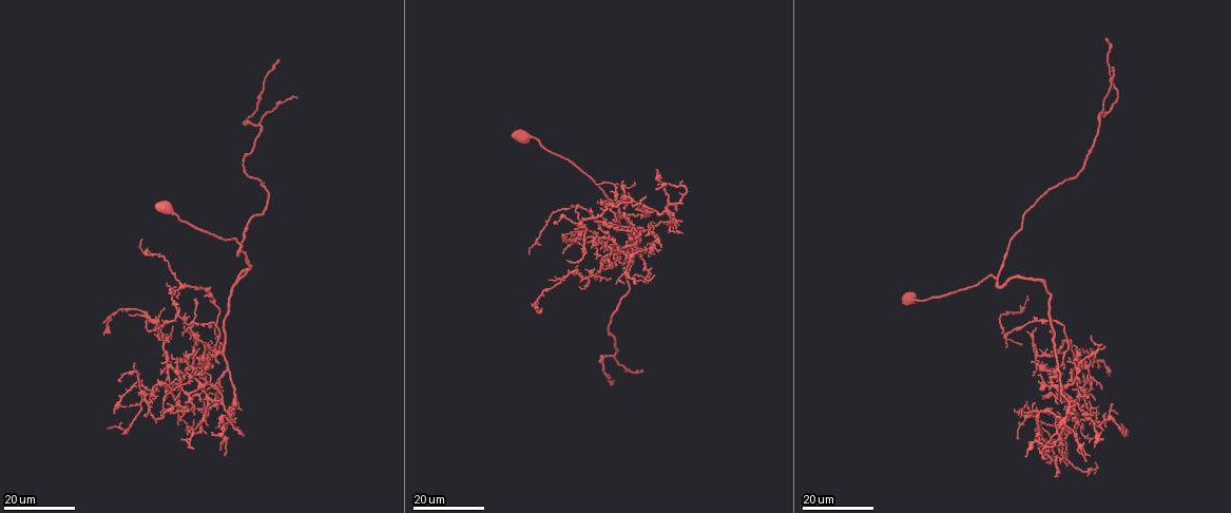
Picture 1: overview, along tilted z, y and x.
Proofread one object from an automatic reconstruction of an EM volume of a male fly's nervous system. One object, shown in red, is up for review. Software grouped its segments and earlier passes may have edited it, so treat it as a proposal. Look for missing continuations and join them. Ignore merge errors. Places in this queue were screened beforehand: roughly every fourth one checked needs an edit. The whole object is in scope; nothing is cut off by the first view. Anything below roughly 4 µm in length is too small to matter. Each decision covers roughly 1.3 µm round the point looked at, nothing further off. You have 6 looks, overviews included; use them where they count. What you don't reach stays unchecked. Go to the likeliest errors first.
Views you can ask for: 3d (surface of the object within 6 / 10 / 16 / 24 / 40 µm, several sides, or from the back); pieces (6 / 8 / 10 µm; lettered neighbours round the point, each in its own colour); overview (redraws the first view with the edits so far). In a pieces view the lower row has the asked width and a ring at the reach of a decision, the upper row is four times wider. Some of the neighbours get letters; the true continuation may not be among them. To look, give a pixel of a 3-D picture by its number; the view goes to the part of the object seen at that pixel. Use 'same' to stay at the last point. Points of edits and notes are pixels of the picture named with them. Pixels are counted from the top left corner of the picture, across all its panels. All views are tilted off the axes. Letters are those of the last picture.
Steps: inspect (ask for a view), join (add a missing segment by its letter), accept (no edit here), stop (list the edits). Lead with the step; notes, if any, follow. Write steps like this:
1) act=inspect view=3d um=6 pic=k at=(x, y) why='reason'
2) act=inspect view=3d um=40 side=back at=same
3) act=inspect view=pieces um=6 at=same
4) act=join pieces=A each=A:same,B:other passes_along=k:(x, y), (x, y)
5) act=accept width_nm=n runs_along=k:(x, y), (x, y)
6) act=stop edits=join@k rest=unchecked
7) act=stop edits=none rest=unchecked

act=inspect view=3d um=16 pic=1 at=(279, 60) why='branch stops here'

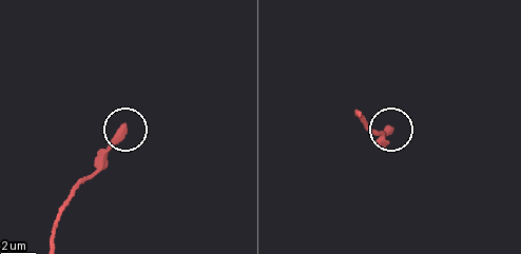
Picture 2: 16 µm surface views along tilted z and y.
act=inspect view=pieces um=8 pic=2 at=(123, 129)

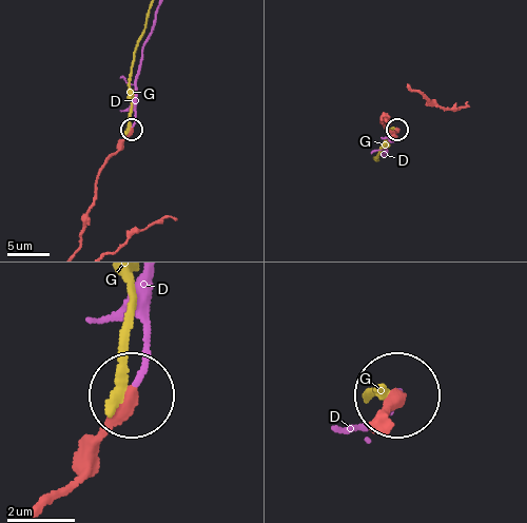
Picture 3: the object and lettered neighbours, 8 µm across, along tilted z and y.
act=join pieces=D each=D:same,G:other passes_along=3:(117, 151), (134, 120), (136, 75), (155, 15) found='it goes on there'

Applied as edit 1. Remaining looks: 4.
act=inspect view=3d um=16 pic=1 at=(1054, 475) why='free end'

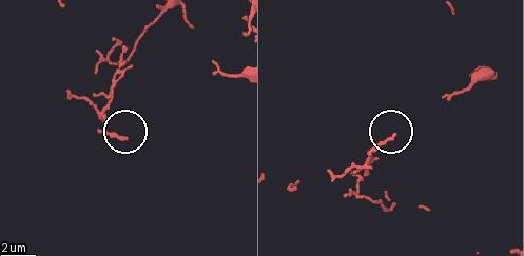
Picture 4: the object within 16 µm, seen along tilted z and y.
act=inspect view=pieces um=8 pic=4 at=(124, 137)

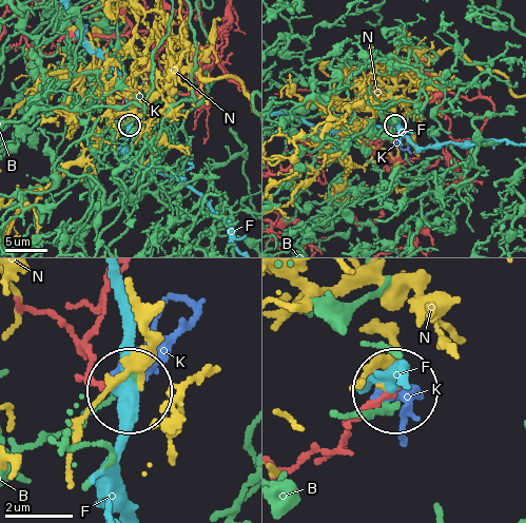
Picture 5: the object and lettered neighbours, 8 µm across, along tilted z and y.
act=accept each=B:other,F:other,K:other,N:other runs_along=5:(105, 283), (86, 364), (122, 388) found='none of them fits'

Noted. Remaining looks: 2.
act=inspect view=3d um=16 pic=1 at=(661, 245)

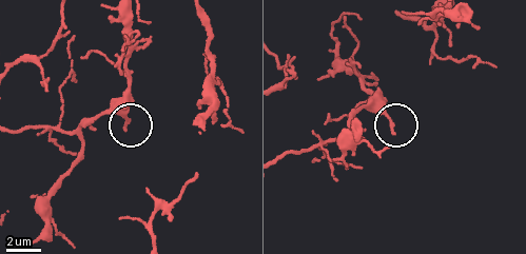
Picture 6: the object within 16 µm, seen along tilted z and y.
act=inspect view=pieces um=6 pic=6 at=(125, 127)

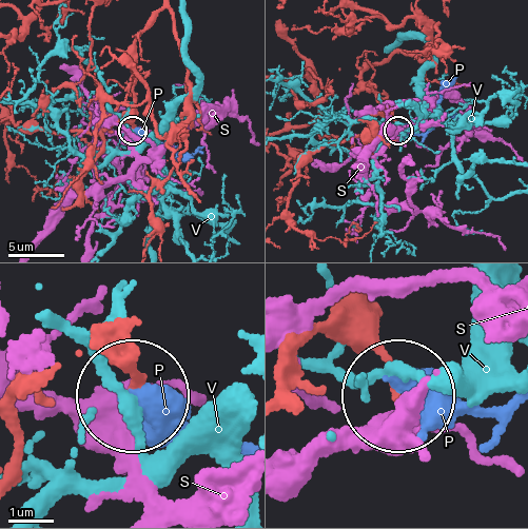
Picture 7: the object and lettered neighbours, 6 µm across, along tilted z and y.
act=accept each=P:other,S:other,V:other found='none of them fits'

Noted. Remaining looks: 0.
act=stop edits=join@3 rest=unchecked

